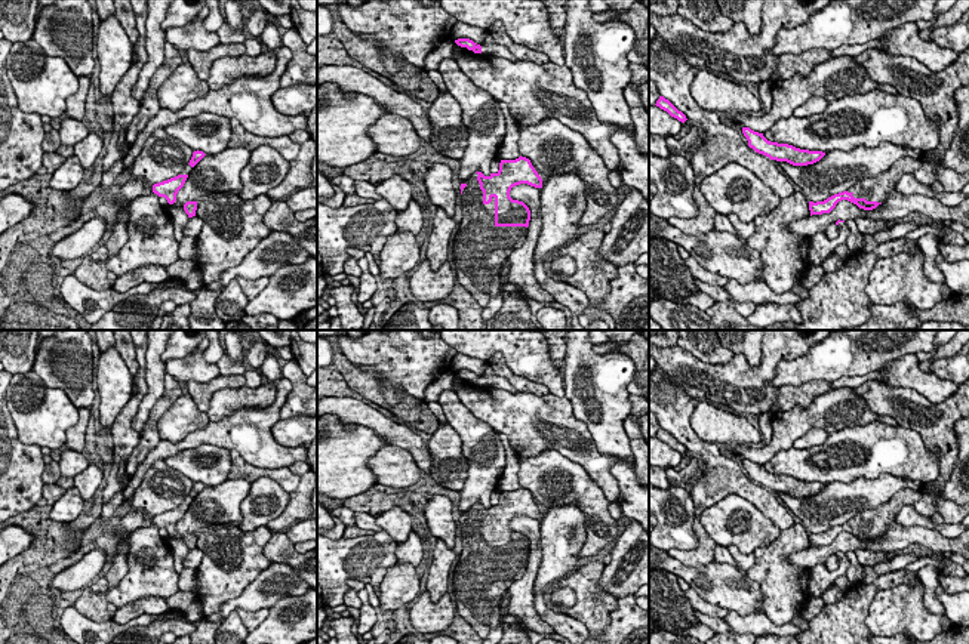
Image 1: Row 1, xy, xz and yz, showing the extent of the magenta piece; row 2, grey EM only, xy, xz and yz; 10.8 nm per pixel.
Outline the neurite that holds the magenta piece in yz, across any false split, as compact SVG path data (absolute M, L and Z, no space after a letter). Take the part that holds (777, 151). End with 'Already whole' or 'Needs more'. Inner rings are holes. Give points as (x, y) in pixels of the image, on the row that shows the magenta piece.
M742 127L742 133L750 148L770 160L787 161L793 166L808 166L819 161L825 155L822 151L800 150L788 144L770 142L763 133L754 132L750 127Z. Already whole

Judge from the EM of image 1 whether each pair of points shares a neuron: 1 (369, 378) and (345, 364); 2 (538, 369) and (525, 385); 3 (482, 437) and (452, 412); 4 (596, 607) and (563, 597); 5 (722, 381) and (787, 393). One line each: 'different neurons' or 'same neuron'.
1: same neuron
2: different neurons
3: same neuron
4: different neurons
5: different neurons

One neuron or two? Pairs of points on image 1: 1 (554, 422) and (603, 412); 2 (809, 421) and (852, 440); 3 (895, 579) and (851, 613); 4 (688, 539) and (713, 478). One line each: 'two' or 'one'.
1: two
2: two
3: one
4: two

